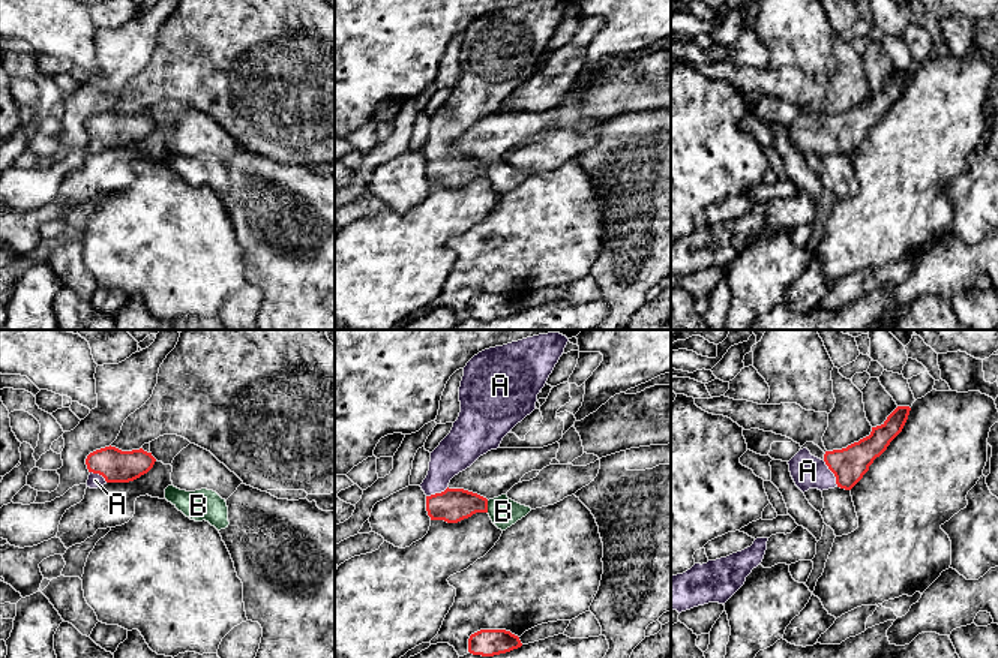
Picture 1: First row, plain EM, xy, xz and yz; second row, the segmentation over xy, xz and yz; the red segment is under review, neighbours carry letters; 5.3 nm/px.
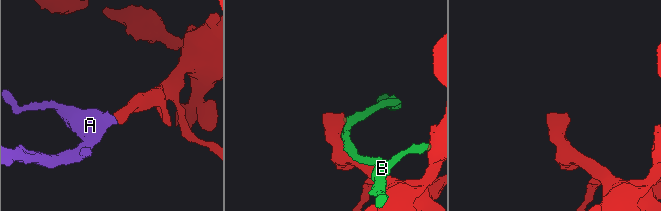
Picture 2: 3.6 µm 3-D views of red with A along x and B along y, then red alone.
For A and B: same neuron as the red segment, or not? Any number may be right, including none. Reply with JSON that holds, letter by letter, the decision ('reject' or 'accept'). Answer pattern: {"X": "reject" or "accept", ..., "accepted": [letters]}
{"A": "accept", "B": "reject", "accepted": ["A"]}

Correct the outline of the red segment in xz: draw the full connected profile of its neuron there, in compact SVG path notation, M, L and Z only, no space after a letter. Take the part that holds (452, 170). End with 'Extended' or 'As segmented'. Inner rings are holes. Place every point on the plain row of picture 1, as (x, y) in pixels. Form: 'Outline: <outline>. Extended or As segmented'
Outline: M533 0L503 10L485 13L464 31L459 51L461 76L450 97L431 117L429 135L422 154L431 184L458 187L476 177L488 177L488 163L464 154L450 153L450 144L470 132L480 120L497 114L503 102L536 73L537 58L564 16L566 0Z. Extended

